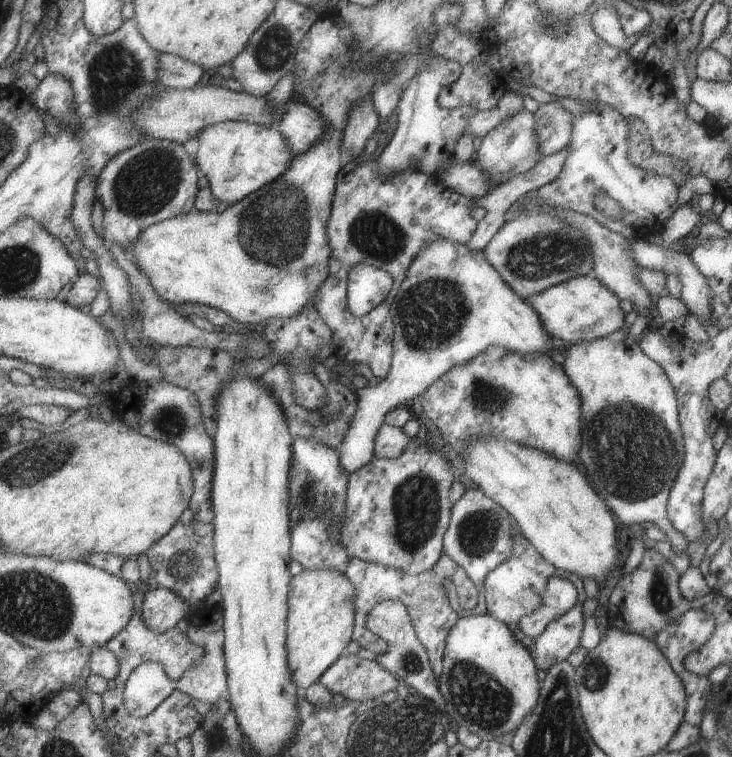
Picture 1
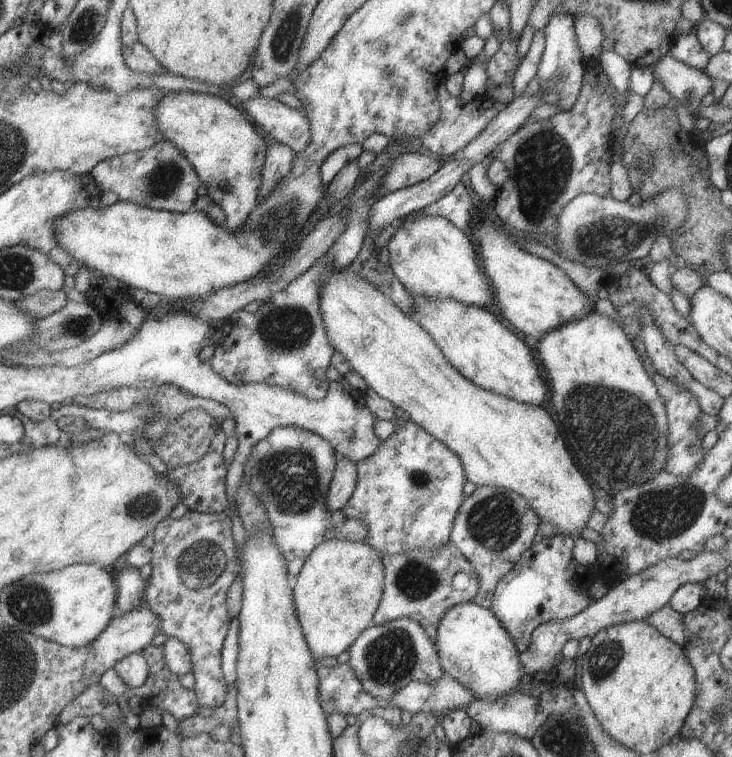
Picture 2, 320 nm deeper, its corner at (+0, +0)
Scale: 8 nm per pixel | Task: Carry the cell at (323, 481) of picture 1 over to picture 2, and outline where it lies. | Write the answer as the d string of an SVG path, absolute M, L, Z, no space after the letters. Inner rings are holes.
M292 426L275 427L265 438L253 444L243 463L242 474L248 481L250 493L262 504L272 526L272 539L287 562L305 560L313 548L327 539L358 541L367 536L366 524L361 519L348 519L341 511L331 512L325 508L325 495L338 458L332 445L331 441L310 430Z

